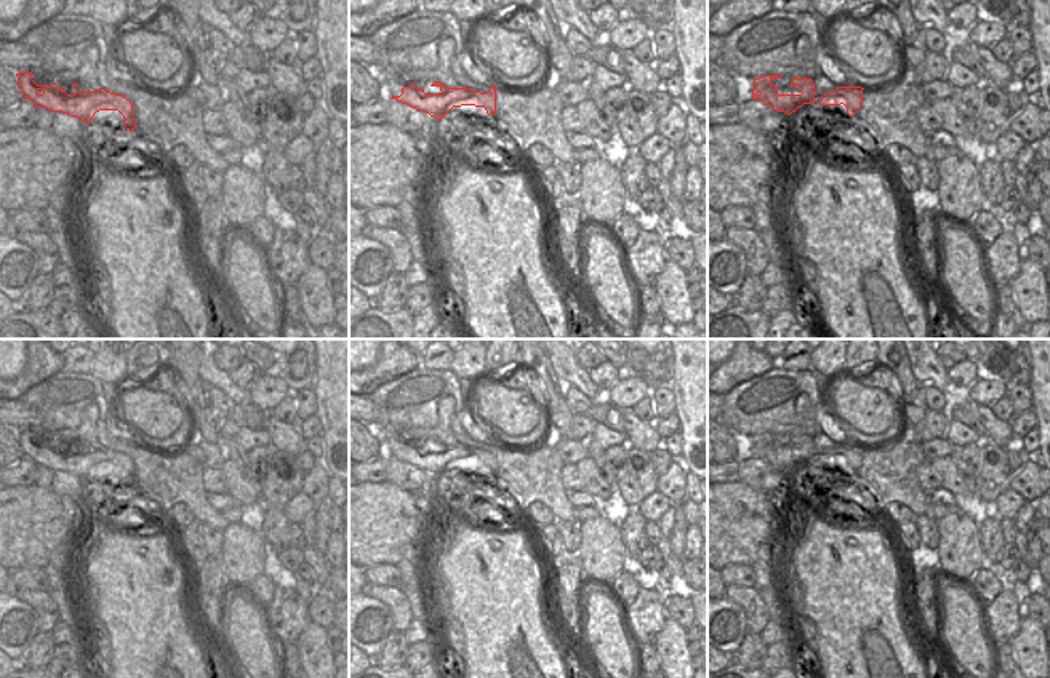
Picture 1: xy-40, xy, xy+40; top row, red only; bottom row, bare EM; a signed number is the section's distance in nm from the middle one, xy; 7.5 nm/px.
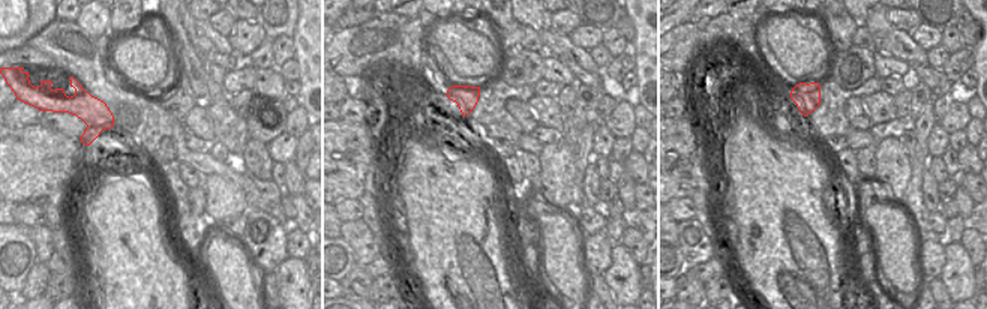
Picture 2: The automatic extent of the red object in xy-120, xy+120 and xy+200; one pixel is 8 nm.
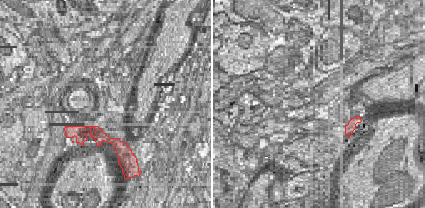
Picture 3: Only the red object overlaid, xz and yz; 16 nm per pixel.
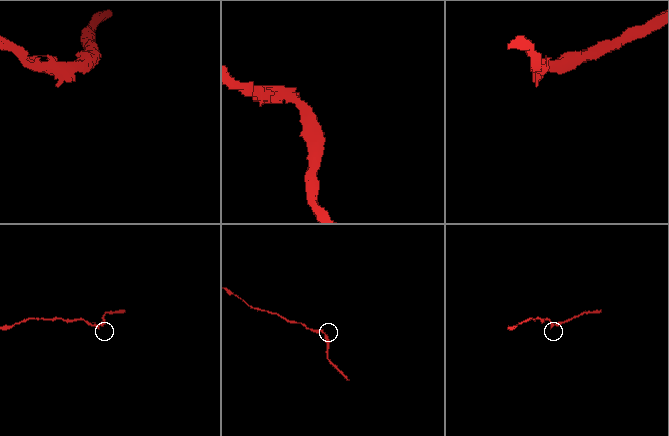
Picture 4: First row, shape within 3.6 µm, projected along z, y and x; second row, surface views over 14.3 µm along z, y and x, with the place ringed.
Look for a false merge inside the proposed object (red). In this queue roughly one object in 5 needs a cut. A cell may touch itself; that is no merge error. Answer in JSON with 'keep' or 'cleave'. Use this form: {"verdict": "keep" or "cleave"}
{"verdict": "keep"}

